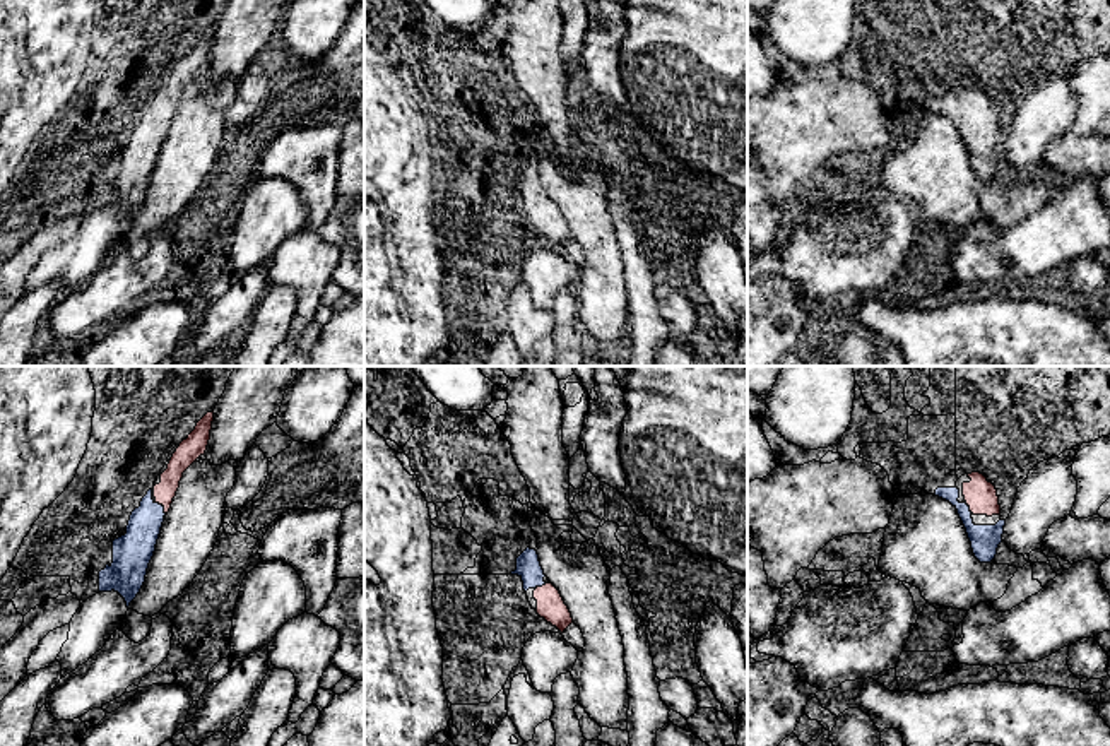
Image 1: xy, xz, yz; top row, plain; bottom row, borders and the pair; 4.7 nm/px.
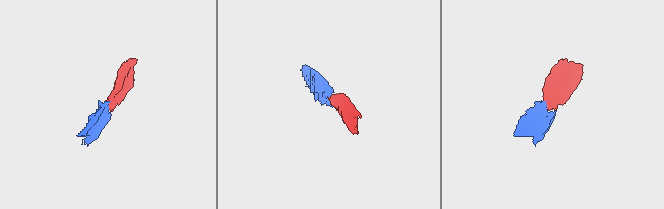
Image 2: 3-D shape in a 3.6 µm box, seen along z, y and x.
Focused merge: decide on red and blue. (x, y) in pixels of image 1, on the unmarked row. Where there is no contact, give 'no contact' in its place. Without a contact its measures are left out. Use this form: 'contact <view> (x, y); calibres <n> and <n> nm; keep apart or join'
contact xy (163, 122); calibres 100 and 170 nm; join

